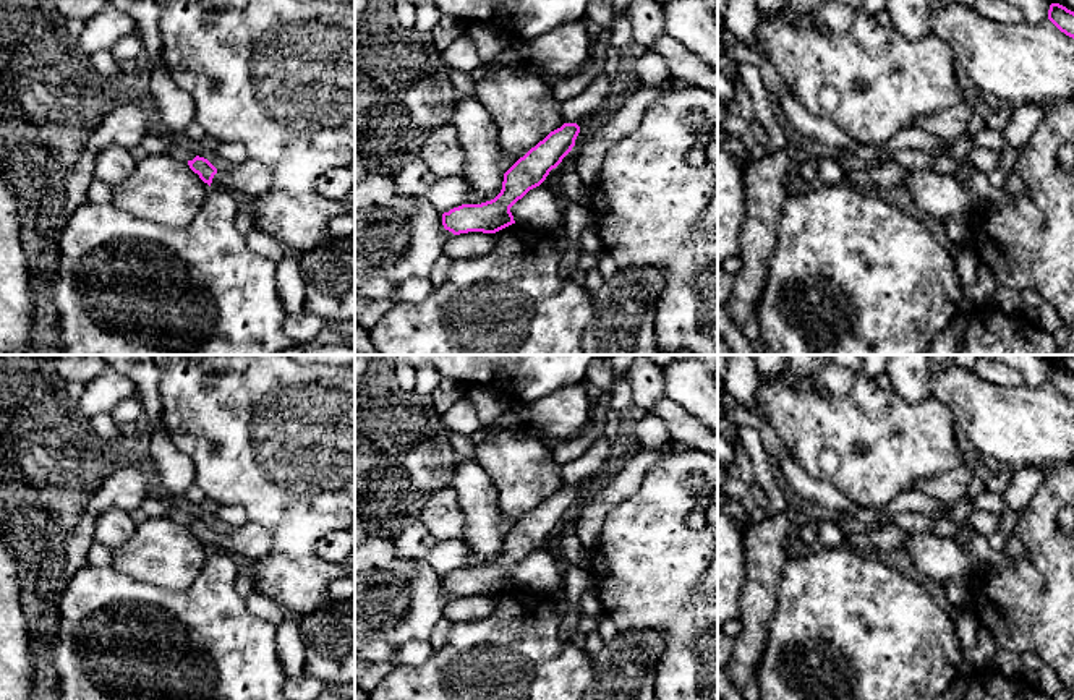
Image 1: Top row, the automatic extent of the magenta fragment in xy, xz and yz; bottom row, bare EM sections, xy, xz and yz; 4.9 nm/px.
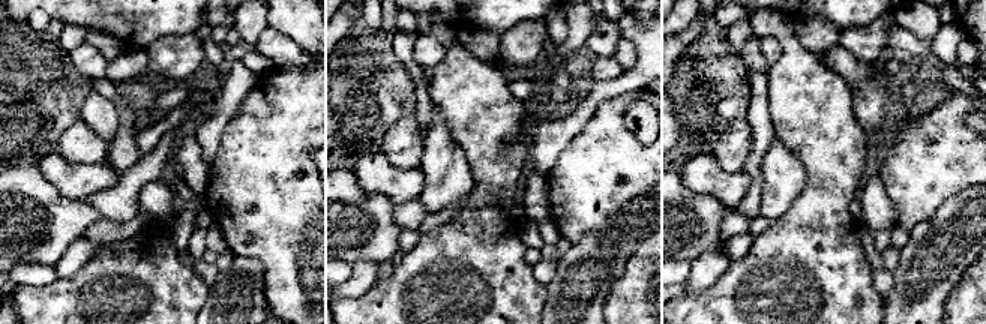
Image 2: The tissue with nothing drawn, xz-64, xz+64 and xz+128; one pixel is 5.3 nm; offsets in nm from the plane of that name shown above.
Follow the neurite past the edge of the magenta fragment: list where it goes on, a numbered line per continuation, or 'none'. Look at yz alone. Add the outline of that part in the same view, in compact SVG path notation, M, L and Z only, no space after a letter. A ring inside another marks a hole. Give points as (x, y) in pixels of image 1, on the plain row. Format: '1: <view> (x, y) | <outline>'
none

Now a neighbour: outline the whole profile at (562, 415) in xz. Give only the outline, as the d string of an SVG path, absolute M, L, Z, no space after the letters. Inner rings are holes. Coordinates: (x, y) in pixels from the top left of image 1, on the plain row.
M588 382L564 387L530 403L531 434L552 442L577 438L590 425Z

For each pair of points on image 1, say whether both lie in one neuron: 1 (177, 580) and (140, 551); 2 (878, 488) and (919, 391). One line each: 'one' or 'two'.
1: one
2: two

